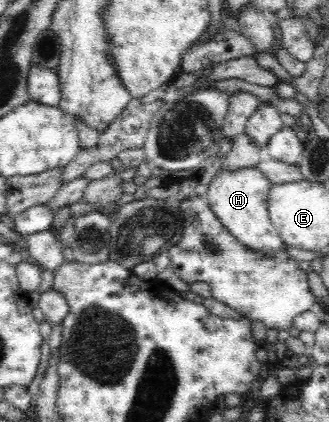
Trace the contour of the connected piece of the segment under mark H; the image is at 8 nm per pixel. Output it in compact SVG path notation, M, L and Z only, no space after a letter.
M257 166L221 170L209 182L205 198L225 228L243 245L249 249L266 252L267 257L274 257L276 250L285 245L269 216L268 201L272 183L265 176Z

